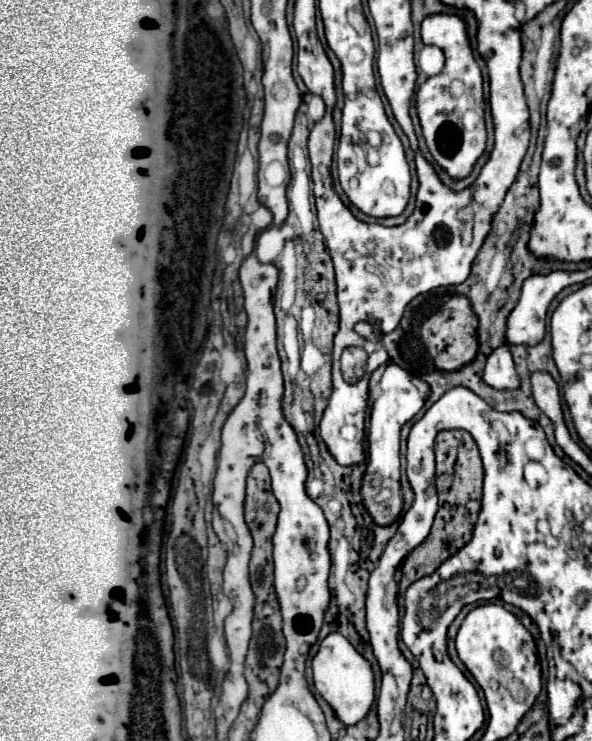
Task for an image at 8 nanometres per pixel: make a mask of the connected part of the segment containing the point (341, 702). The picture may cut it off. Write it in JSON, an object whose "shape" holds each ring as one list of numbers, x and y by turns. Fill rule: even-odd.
{"shape":[[332,631,320,643,318,653,312,659,313,681,316,691,336,711,344,725,356,725,374,703,374,673,370,663,348,643,342,633]]}

